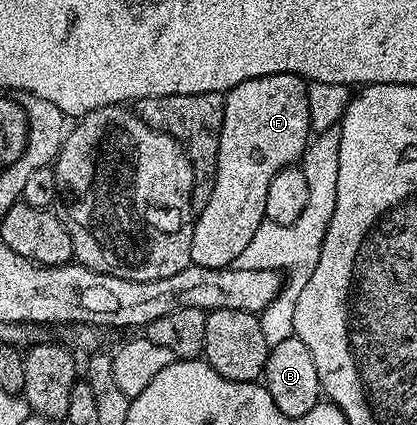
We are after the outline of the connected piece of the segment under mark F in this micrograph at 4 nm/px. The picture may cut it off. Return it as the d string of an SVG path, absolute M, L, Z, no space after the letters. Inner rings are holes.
M273 74L244 80L225 95L218 175L208 204L197 211L194 220L193 265L230 268L240 252L253 247L258 229L264 226L268 184L305 151L311 137L306 88L307 83L296 74ZM254 130L258 130L258 138L254 138Z

